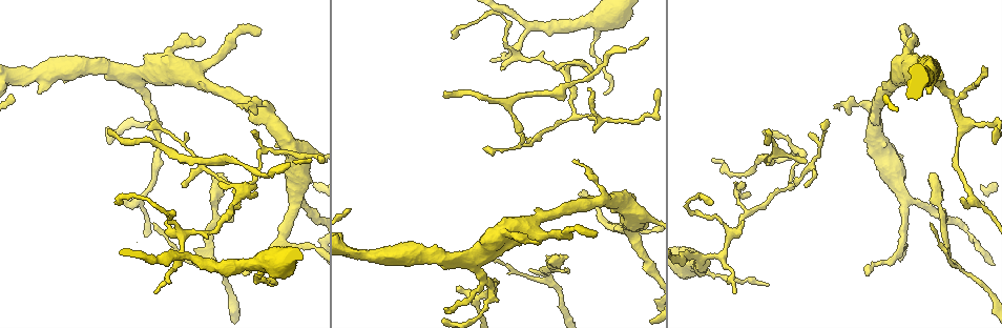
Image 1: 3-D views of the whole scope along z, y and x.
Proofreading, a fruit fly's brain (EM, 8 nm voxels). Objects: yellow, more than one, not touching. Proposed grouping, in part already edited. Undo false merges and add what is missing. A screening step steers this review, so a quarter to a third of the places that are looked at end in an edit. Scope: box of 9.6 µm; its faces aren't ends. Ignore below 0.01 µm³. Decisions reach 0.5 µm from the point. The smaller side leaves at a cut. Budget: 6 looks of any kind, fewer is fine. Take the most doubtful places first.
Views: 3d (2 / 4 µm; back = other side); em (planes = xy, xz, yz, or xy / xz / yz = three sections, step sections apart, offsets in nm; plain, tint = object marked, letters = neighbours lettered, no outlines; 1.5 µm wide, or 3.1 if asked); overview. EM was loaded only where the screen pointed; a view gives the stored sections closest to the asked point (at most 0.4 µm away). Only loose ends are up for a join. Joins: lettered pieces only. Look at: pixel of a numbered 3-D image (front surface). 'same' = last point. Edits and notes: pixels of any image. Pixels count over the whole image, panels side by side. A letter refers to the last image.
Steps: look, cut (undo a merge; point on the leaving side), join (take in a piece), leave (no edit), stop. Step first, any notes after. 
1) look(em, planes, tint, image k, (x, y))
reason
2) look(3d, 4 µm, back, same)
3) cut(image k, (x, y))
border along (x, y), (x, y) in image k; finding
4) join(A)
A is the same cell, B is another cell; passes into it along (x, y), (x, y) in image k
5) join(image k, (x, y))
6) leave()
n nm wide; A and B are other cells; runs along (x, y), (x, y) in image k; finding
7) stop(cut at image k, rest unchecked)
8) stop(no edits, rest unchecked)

look(em, planes, letters, image 1, (445, 97))
an open end

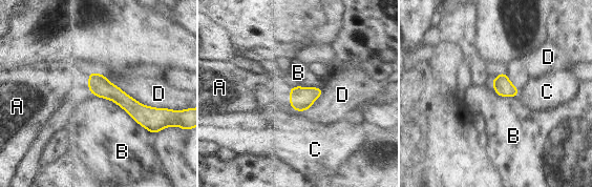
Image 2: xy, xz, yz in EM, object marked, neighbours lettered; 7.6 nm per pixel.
join(A)
140 nm wide; A is the same cell, B, C and D are other cells; passes into it along (99, 85), (88, 82), (57, 83) in image 2; the neuron continues

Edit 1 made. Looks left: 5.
look(overview)
redraw

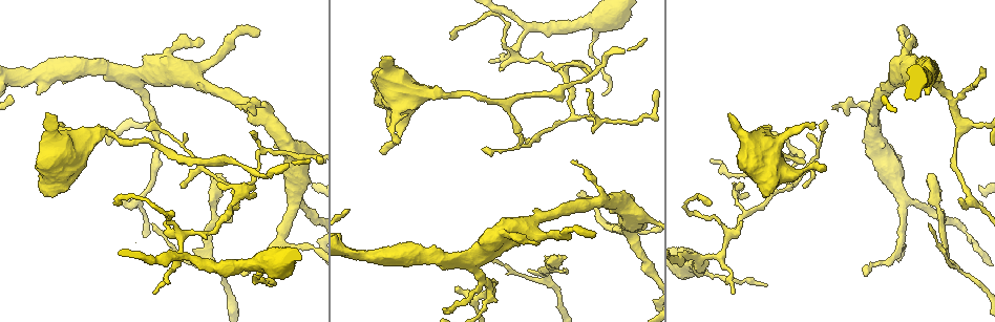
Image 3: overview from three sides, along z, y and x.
look(em, planes, letters, image 3, (729, 113))
free end

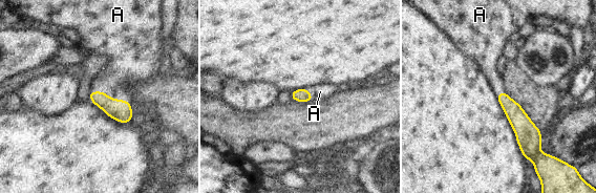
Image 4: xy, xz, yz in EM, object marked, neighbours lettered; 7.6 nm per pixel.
join(A)
A is the same cell; passes into it along (120, 110), (110, 98), (124, 69) in image 4; the neuron continues

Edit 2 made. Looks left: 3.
look(overview)

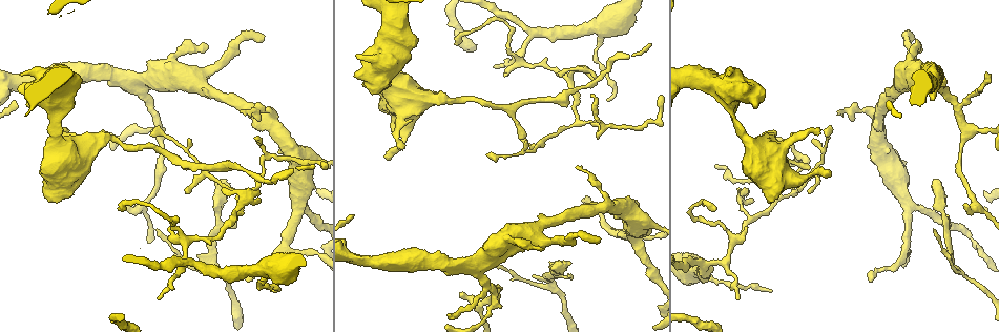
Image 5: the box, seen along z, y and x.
look(3d, 4 µm, image 5, (604, 130))
branch point

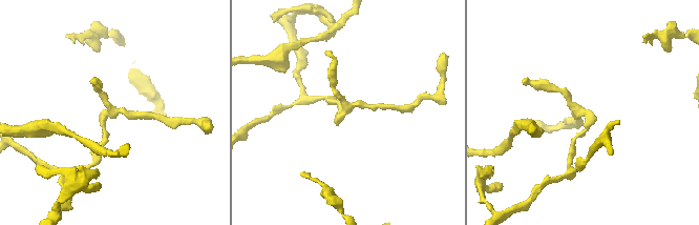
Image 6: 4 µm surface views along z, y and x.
look(em, planes, letters, image 6, (580, 111))
shape alone is not enough

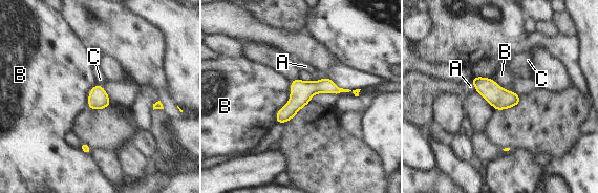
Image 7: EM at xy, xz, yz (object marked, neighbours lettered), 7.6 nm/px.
leave()
A, B and C are other cells; runs along (337, 90), (312, 87), (278, 121) in image 7; all the same neuron

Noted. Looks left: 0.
stop(join at image 2, join at image 4, rest unchecked)

